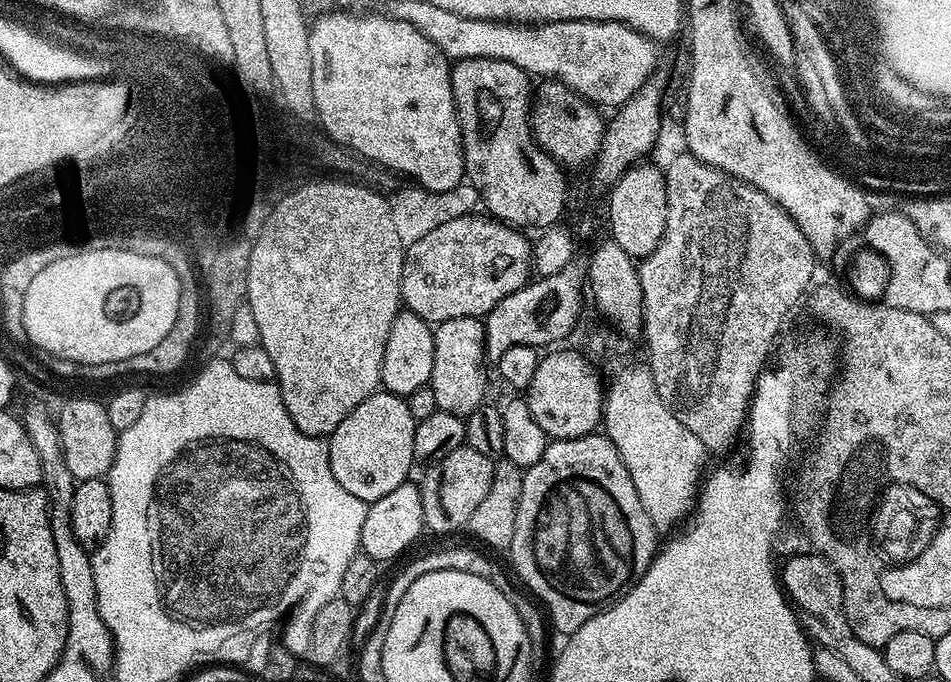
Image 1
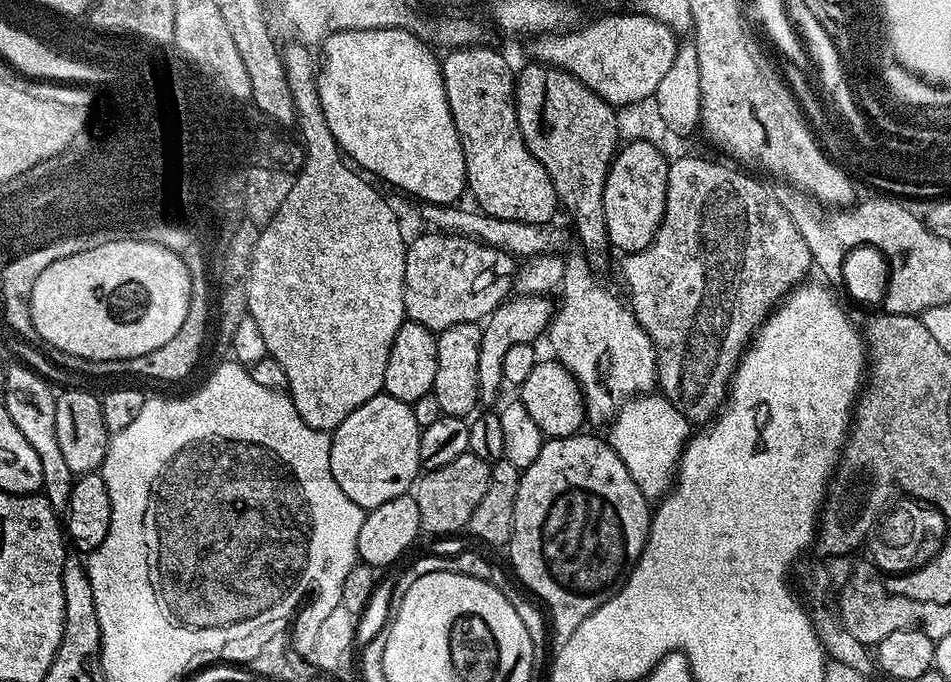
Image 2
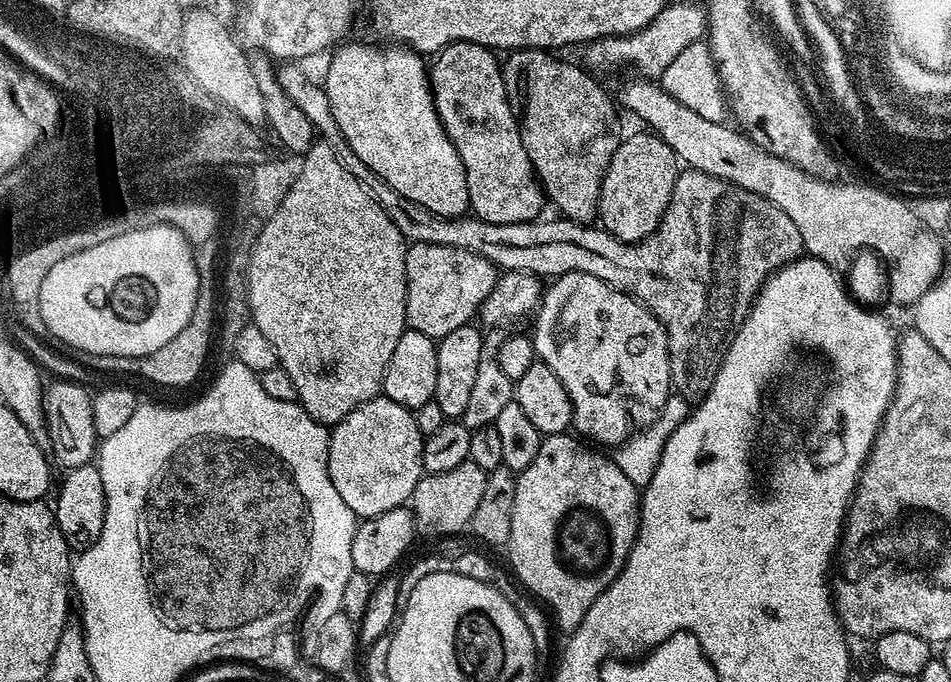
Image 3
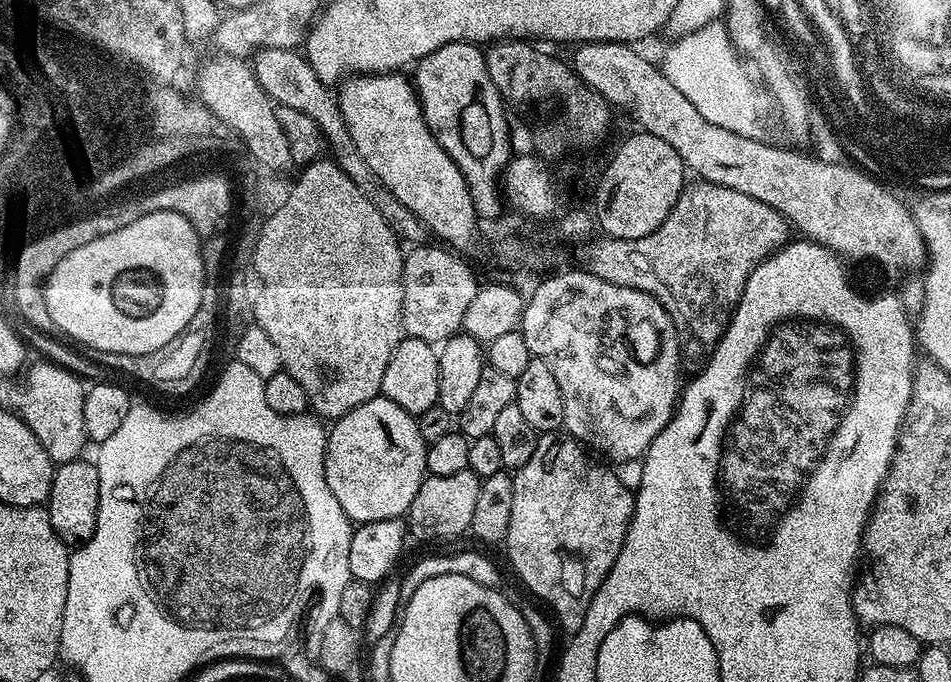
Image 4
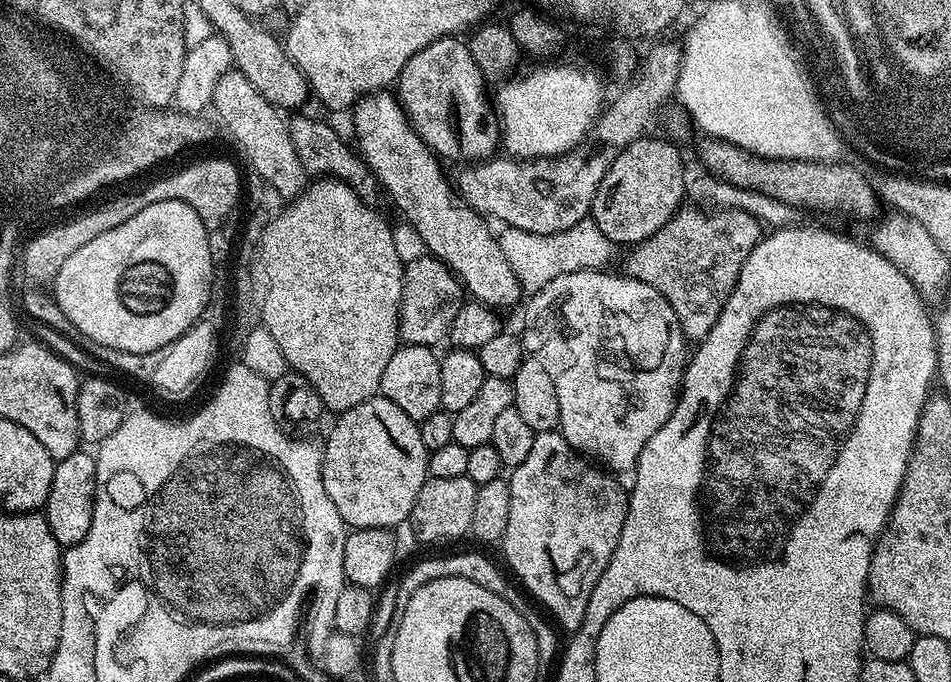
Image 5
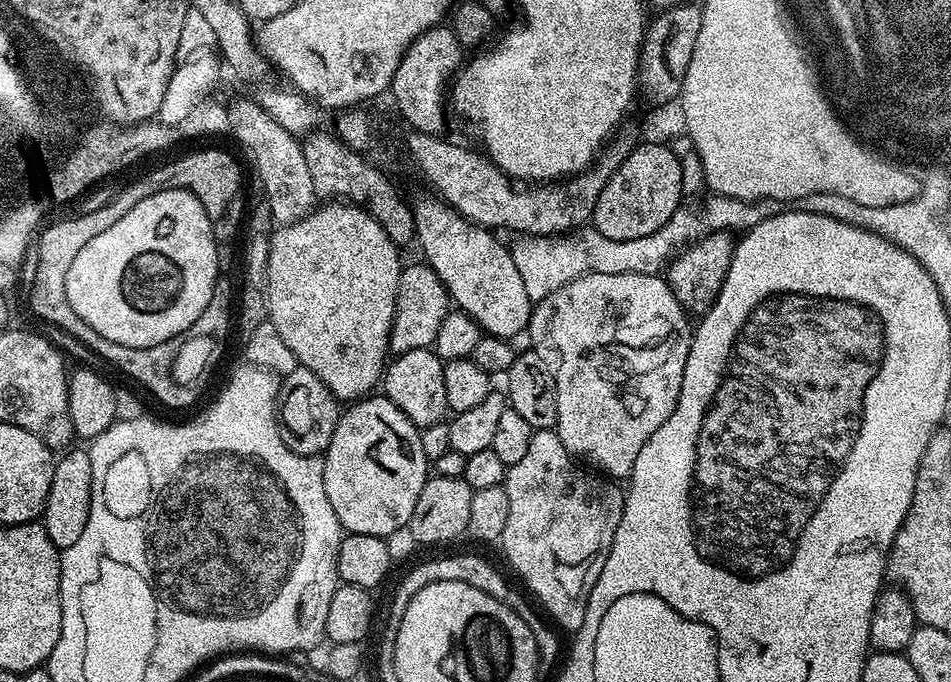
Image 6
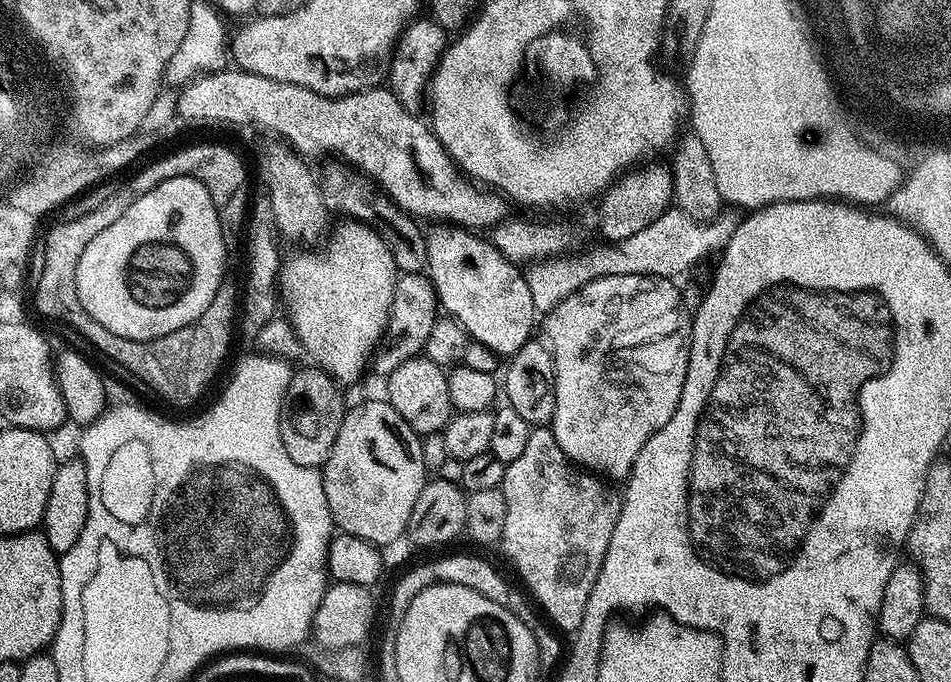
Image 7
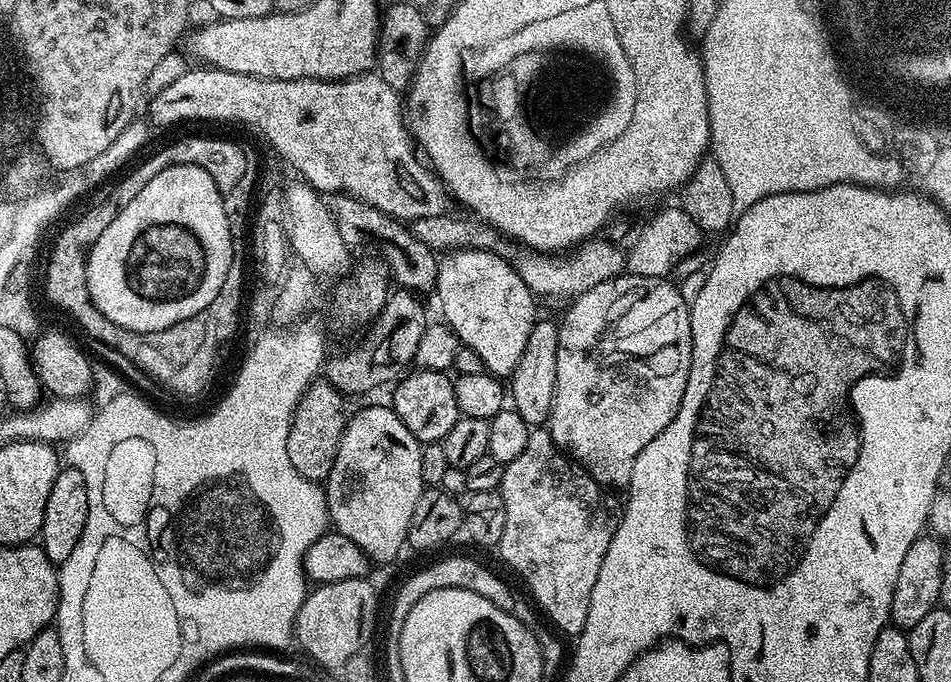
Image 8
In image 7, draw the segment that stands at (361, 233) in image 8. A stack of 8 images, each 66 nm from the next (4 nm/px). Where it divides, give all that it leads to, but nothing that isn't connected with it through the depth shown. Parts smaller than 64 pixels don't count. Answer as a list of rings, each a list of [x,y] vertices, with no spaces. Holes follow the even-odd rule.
[[[332,162],[332,165],[325,170],[324,176],[322,172],[319,181],[325,210],[333,217],[340,216],[336,218],[343,218],[345,221],[358,224],[367,224],[369,228],[373,228],[382,238],[382,242],[386,242],[396,267],[401,273],[423,273],[427,269],[426,242],[428,237],[425,229],[419,228],[421,225],[418,223],[417,217],[402,211],[367,176],[353,170],[343,162]]]

